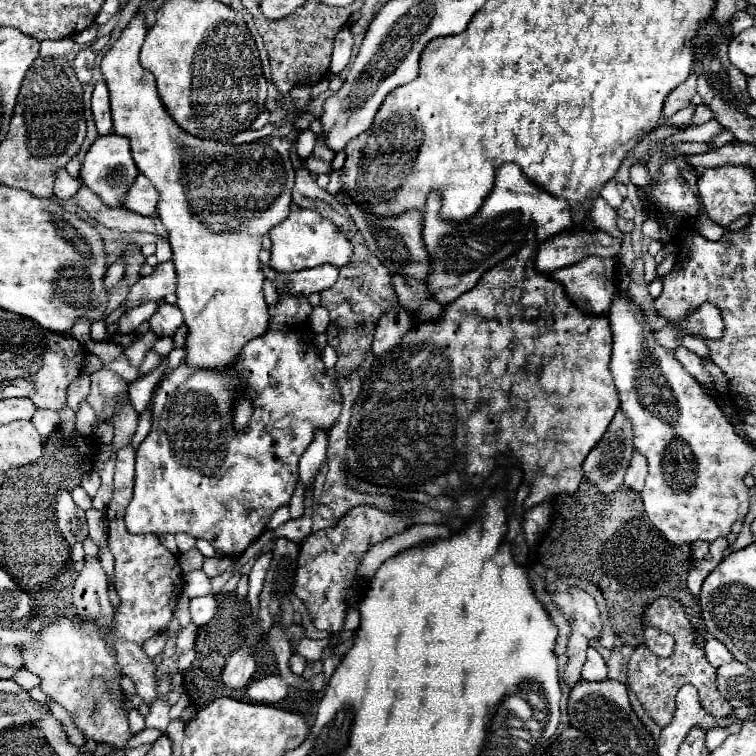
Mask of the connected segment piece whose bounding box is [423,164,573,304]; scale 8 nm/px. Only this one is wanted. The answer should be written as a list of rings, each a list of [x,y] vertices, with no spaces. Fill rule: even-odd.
[[[503,164],[495,172],[495,186],[481,210],[471,220],[445,222],[439,218],[439,208],[439,196],[431,192],[427,198],[427,210],[423,214],[423,242],[433,260],[427,288],[443,304],[457,300],[461,294],[471,290],[487,270],[515,254],[523,246],[533,222],[537,227],[536,239],[539,243],[573,228],[567,202],[557,200],[545,190],[537,188],[531,180],[527,180],[517,164]]]

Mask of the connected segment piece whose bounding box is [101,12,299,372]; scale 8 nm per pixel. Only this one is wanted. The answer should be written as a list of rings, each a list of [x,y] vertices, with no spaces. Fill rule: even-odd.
[[[135,12],[129,24],[121,30],[117,42],[109,48],[109,52],[101,60],[101,72],[105,76],[111,94],[113,132],[127,136],[131,140],[131,152],[139,172],[147,176],[161,192],[157,216],[165,224],[173,248],[173,264],[177,270],[177,292],[175,292],[177,306],[181,308],[187,326],[183,362],[191,368],[225,372],[235,364],[243,346],[249,340],[263,336],[269,326],[269,308],[263,298],[265,274],[259,266],[261,238],[271,228],[275,228],[275,224],[283,222],[289,214],[293,190],[293,166],[289,158],[289,148],[295,142],[299,130],[293,128],[283,138],[267,136],[255,140],[253,144],[241,146],[227,146],[215,140],[199,140],[183,132],[159,102],[155,78],[139,62],[139,50],[147,30],[149,28],[141,12]],[[225,162],[227,162],[225,172],[197,170],[197,166],[211,166]]]

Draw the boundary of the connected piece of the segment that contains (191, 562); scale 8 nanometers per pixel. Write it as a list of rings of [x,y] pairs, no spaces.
[[[191,548],[189,552],[179,556],[179,566],[183,572],[193,572],[203,566],[203,560],[205,560],[205,556],[197,548]]]

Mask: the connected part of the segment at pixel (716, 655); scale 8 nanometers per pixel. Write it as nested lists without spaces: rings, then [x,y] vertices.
[[[715,638],[707,640],[707,644],[705,644],[705,656],[707,656],[709,664],[713,664],[715,668],[719,668],[719,666],[723,666],[723,664],[727,664],[727,662],[733,660],[733,654],[719,640],[715,640]]]

